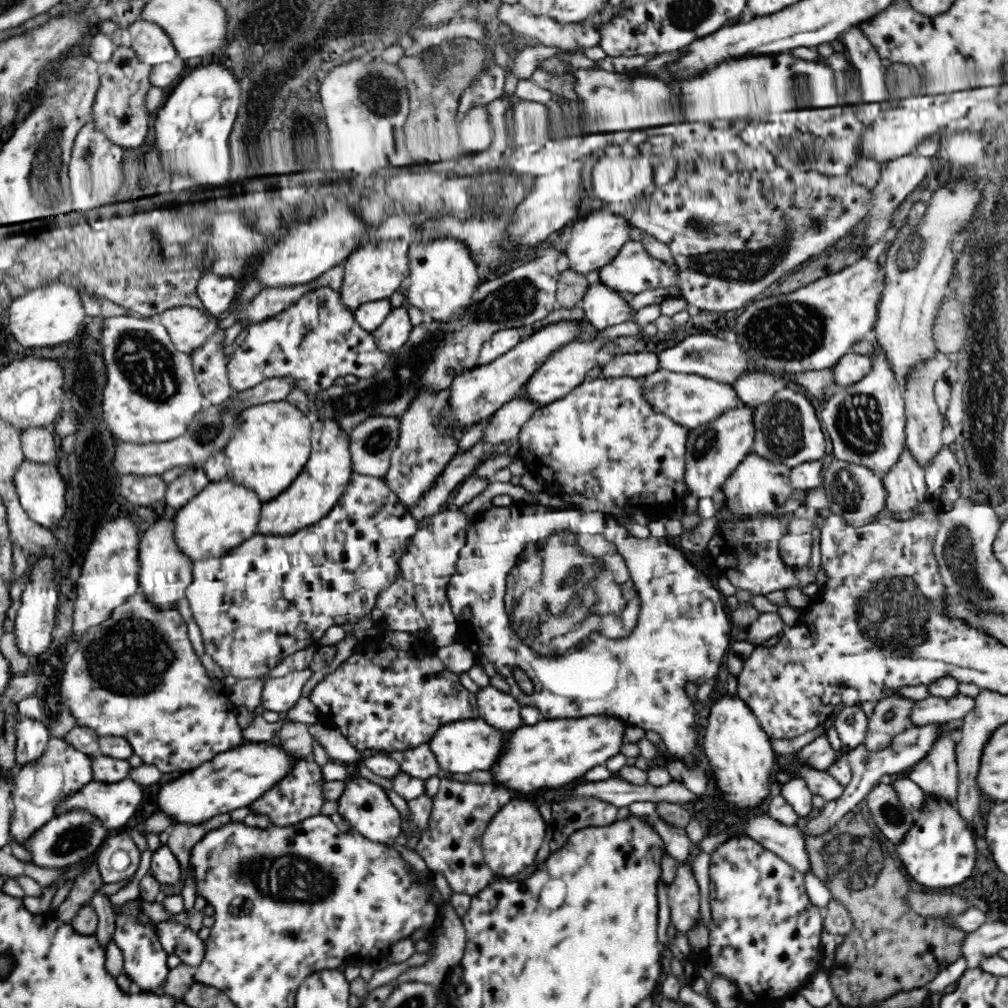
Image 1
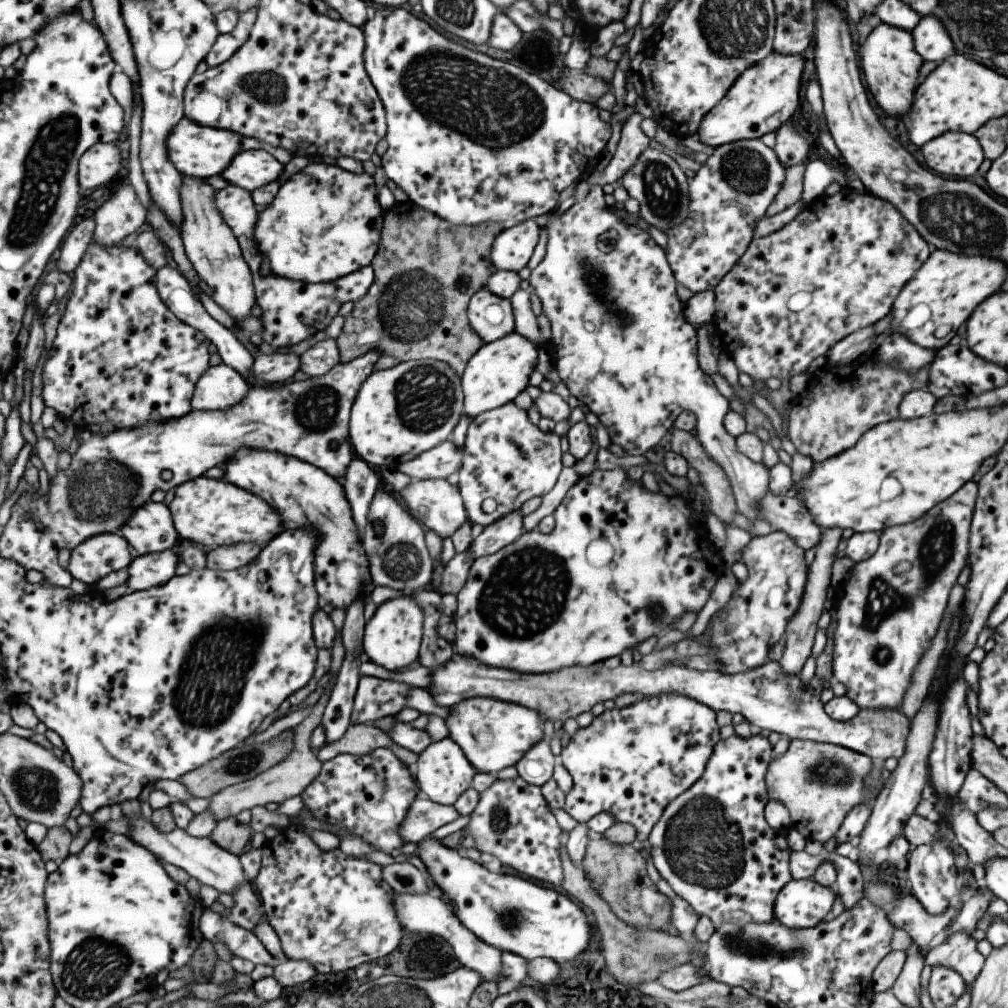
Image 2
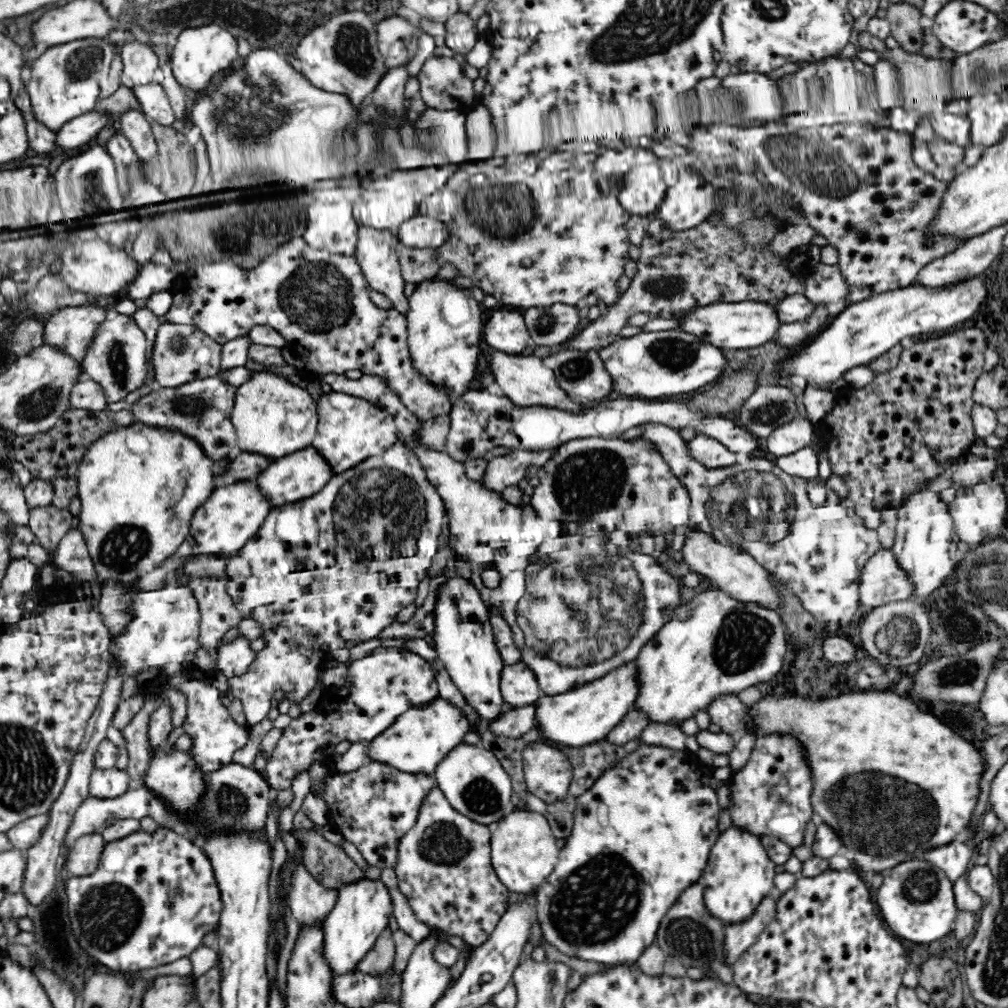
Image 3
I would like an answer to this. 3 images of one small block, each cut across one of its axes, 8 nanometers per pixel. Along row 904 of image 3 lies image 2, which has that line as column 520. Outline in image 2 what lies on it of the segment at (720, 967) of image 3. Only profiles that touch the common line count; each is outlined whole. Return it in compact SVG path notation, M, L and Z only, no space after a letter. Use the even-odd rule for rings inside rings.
M454 651L447 662L428 669L430 684L426 691L440 707L449 708L465 699L487 697L534 710L542 722L550 720L563 724L567 718L589 712L597 702L613 700L625 692L635 692L643 697L677 693L691 697L715 712L739 712L753 730L778 732L788 739L831 743L881 762L889 757L898 759L904 753L910 723L897 708L859 709L847 722L834 721L824 713L819 701L822 686L818 676L814 674L807 684L803 684L798 674L784 673L777 661L767 661L757 668L730 675L717 671L696 671L679 665L667 665L663 670L651 672L637 668L636 664L630 667L618 665L607 670L602 662L593 663L593 666L561 668L553 674L517 674L515 670L489 666L474 656Z

